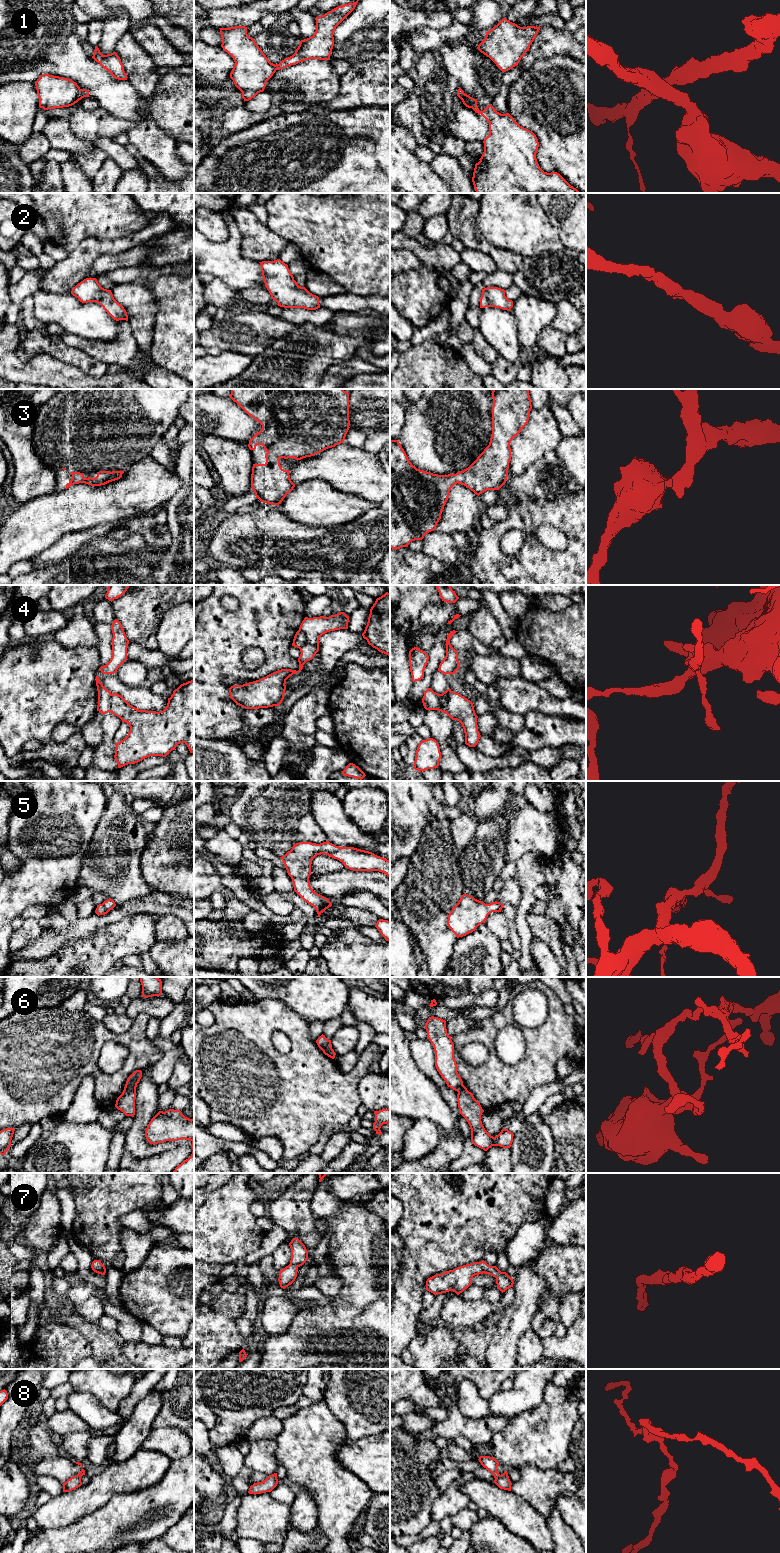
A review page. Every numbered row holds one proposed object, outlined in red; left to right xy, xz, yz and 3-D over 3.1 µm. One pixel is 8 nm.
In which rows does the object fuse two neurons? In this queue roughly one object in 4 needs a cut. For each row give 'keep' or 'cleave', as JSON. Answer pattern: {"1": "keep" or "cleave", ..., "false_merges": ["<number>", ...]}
{"1": "keep", "2": "keep", "3": "keep", "4": "cleave", "5": "keep", "6": "cleave", "7": "keep", "8": "keep", "false_merges": ["4", "6"]}

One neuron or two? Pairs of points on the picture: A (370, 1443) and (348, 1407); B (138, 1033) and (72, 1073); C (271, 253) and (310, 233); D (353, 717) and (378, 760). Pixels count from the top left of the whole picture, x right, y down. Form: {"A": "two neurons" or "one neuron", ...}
{"A": "two neurons", "B": "one neuron", "C": "two neurons", "D": "one neuron"}

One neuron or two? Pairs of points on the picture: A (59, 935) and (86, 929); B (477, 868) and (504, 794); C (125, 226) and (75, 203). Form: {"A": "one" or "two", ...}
{"A": "one", "B": "two", "C": "one"}

